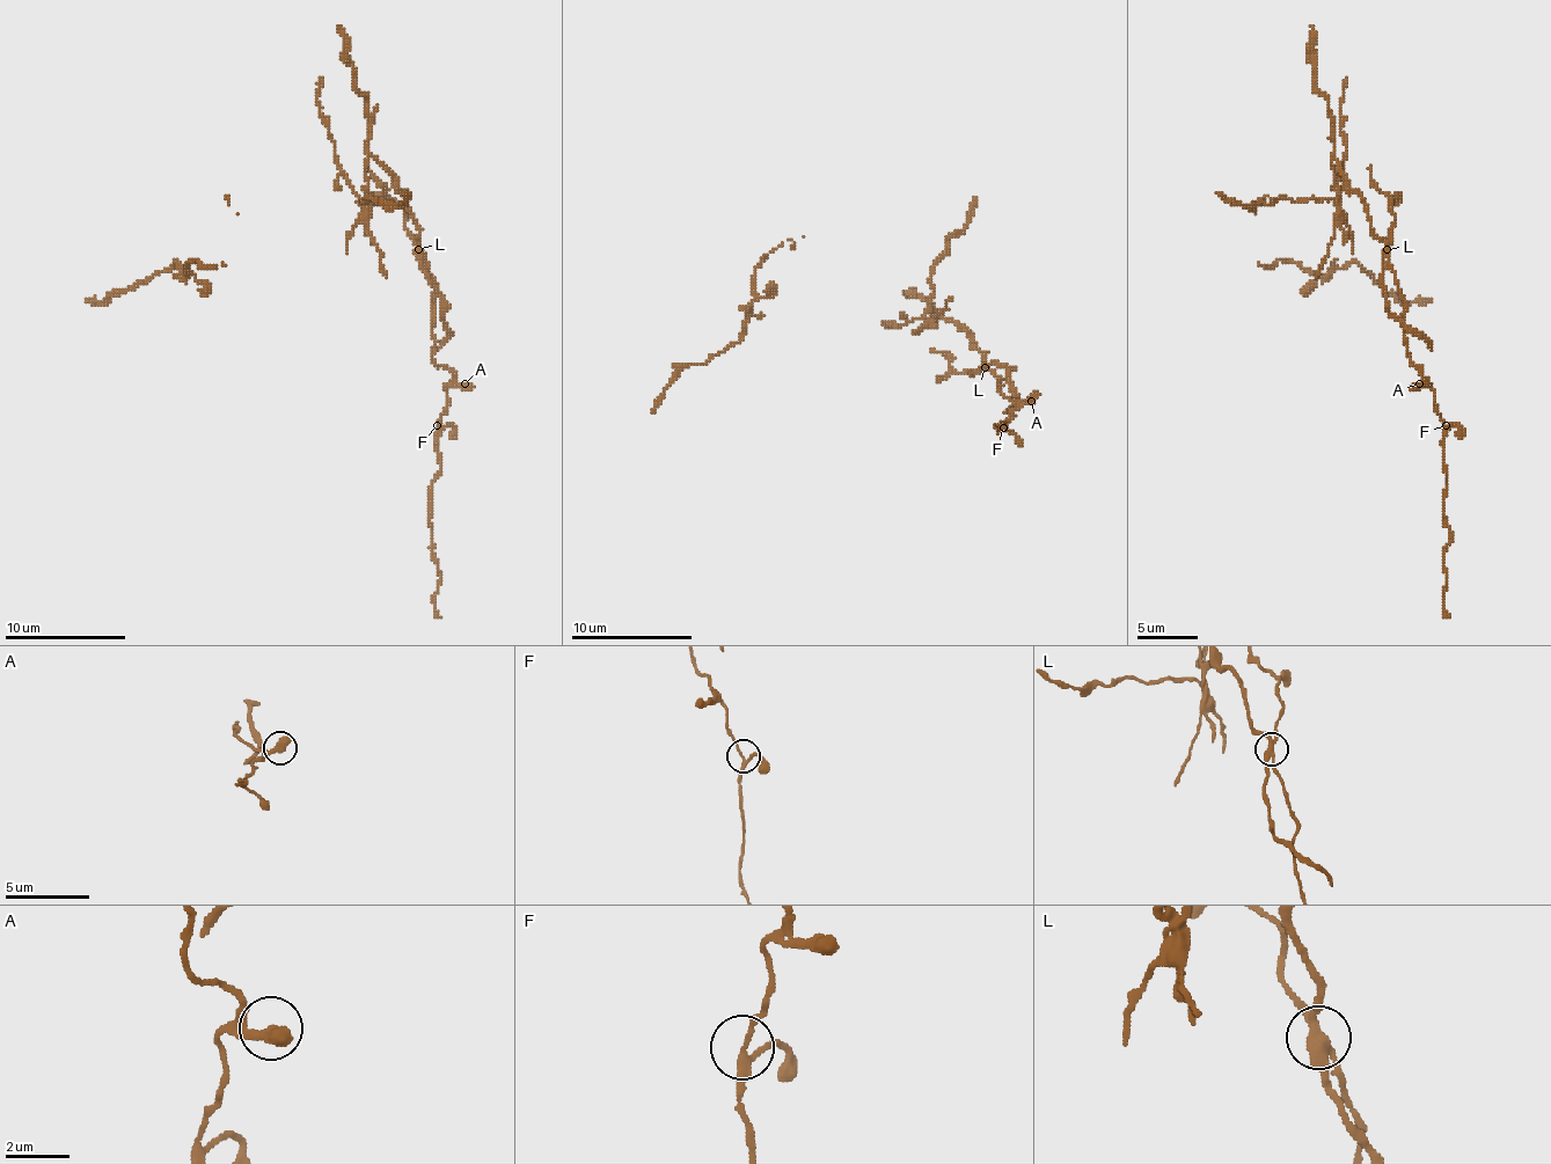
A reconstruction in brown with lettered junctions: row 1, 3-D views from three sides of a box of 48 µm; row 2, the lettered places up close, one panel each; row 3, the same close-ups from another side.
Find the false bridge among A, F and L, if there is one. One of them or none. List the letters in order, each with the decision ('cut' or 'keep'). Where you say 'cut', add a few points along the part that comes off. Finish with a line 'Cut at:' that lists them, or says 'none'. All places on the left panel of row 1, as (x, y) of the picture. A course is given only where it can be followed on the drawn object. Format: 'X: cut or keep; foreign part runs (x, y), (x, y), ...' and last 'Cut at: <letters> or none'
A: keep
F: keep
L: cut
Cut at: L

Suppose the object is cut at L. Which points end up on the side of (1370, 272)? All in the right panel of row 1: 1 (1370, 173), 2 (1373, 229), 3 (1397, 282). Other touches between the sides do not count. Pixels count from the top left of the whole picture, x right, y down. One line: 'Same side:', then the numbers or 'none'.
Same side: 2

